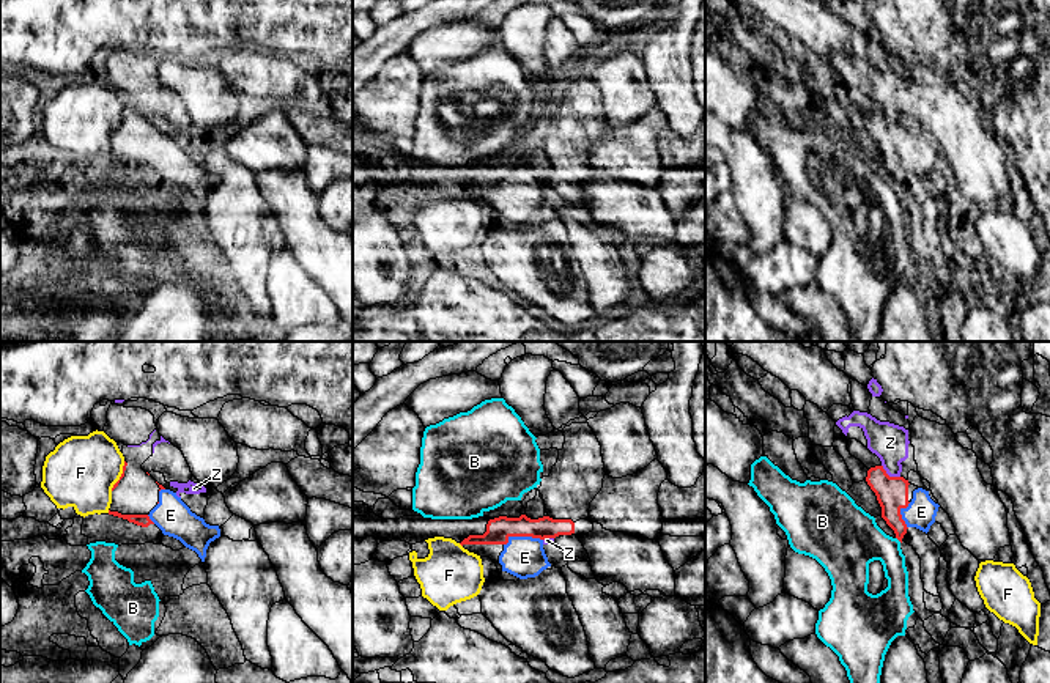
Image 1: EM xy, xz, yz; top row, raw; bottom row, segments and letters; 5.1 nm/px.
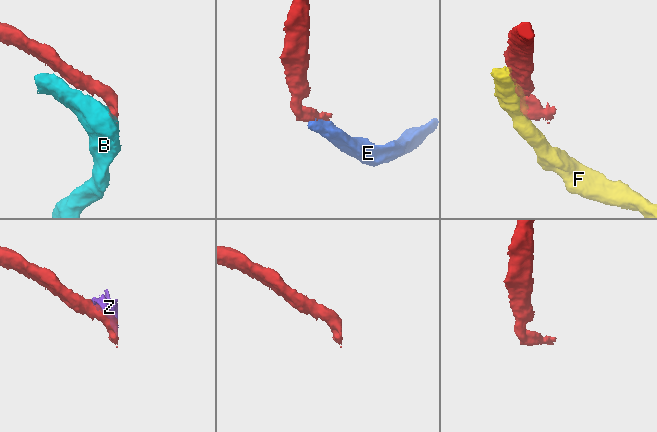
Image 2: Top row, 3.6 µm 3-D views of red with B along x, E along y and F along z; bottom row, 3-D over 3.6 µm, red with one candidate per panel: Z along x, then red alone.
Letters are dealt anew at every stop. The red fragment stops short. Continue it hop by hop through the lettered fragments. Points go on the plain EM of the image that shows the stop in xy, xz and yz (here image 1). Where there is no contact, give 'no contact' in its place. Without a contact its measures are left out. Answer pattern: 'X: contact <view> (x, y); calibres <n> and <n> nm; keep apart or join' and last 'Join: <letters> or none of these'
B: contact yz (899, 188); calibres 160 and 300 nm; keep apart
E: contact xz (521, 183); calibres 130 and 220 nm; join
F: contact xy (122, 123); calibres 20 and 360 nm; keep apart
Z: contact yz (888, 123); calibres 160 and 190 nm; keep apart
Join: E

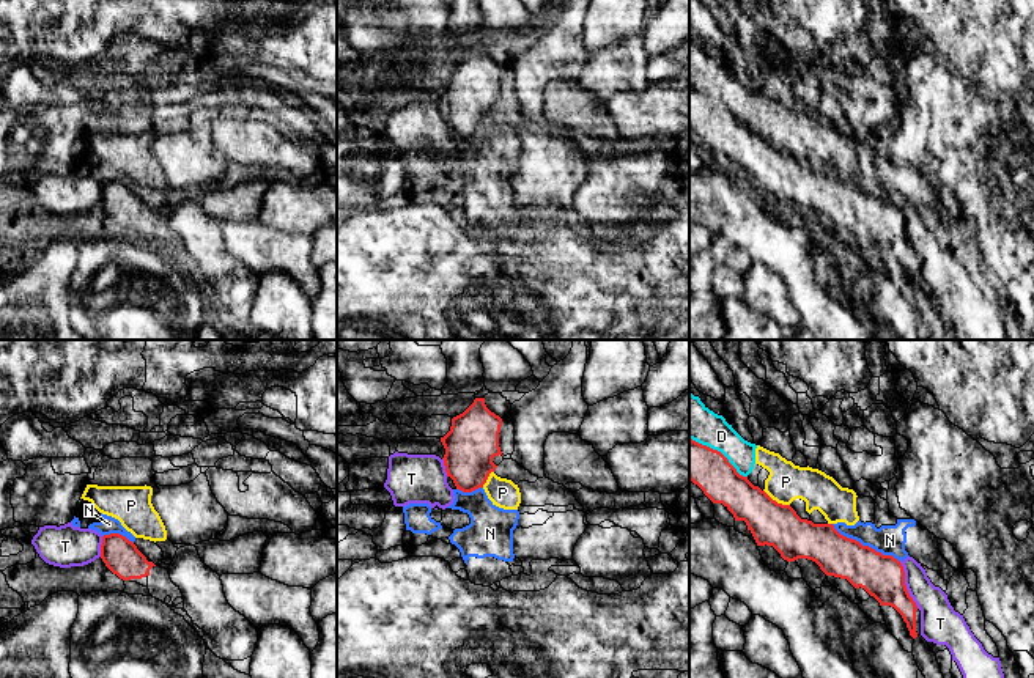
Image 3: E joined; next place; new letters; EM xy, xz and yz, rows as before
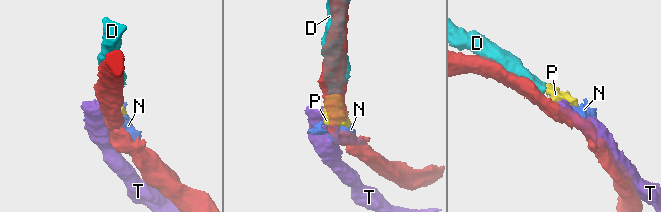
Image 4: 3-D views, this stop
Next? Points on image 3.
D: contact yz (720, 99); calibres 200 and 200 nm; keep apart
N: contact yz (866, 194); calibres 220 and 160 nm; keep apart
P: contact yz (775, 148); calibres 220 and 190 nm; keep apart
T: contact yz (905, 233); calibres 220 and 190 nm; keep apart
Join: none of these

